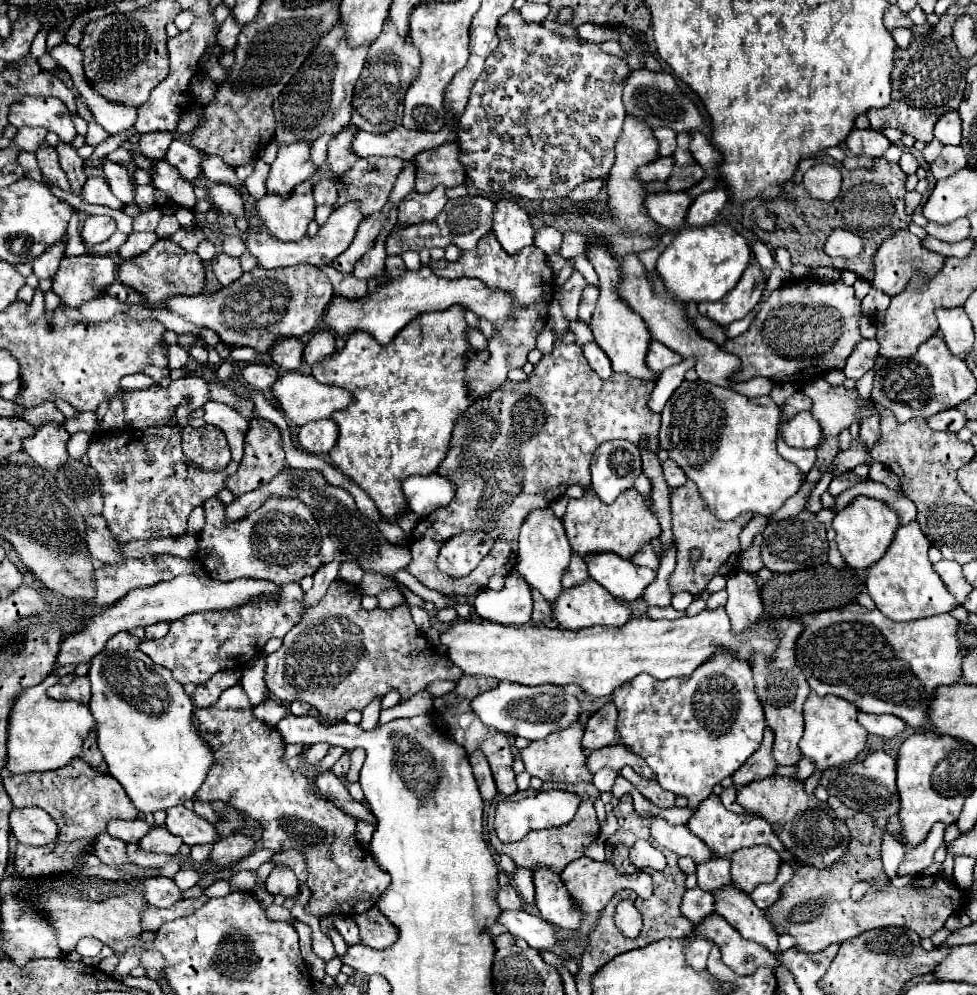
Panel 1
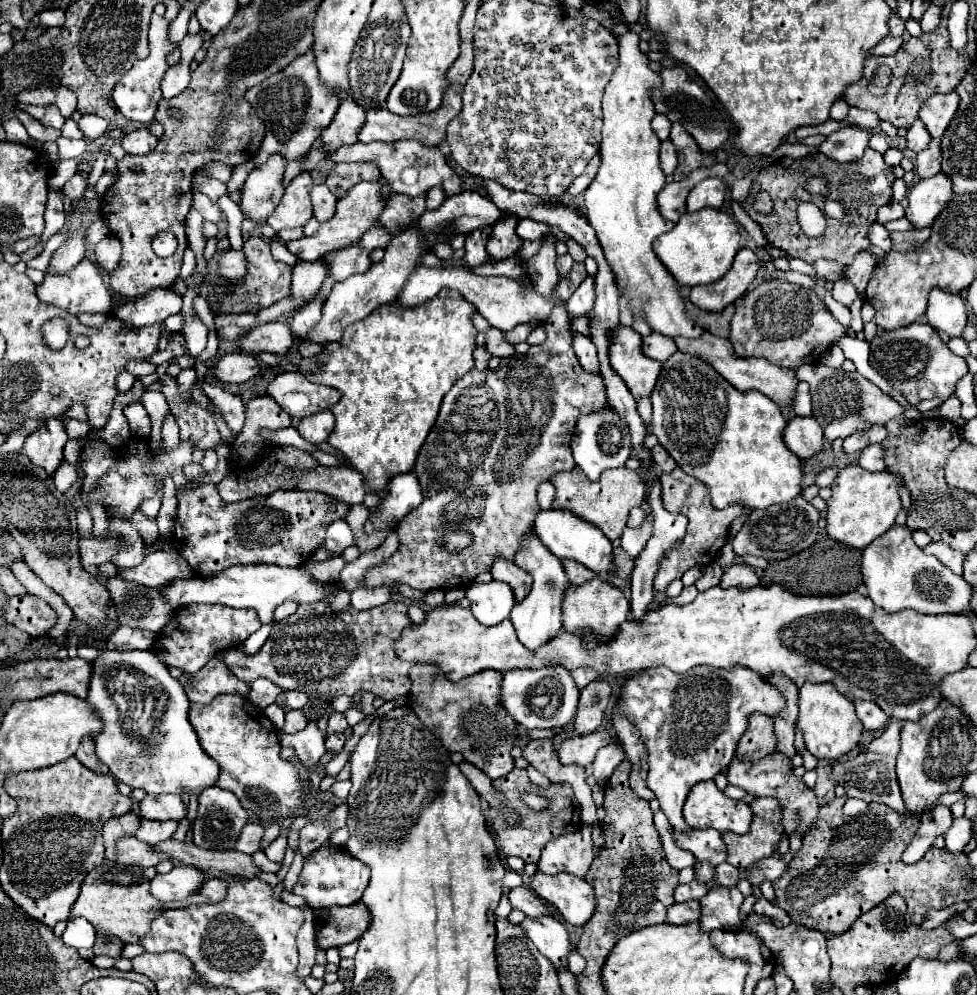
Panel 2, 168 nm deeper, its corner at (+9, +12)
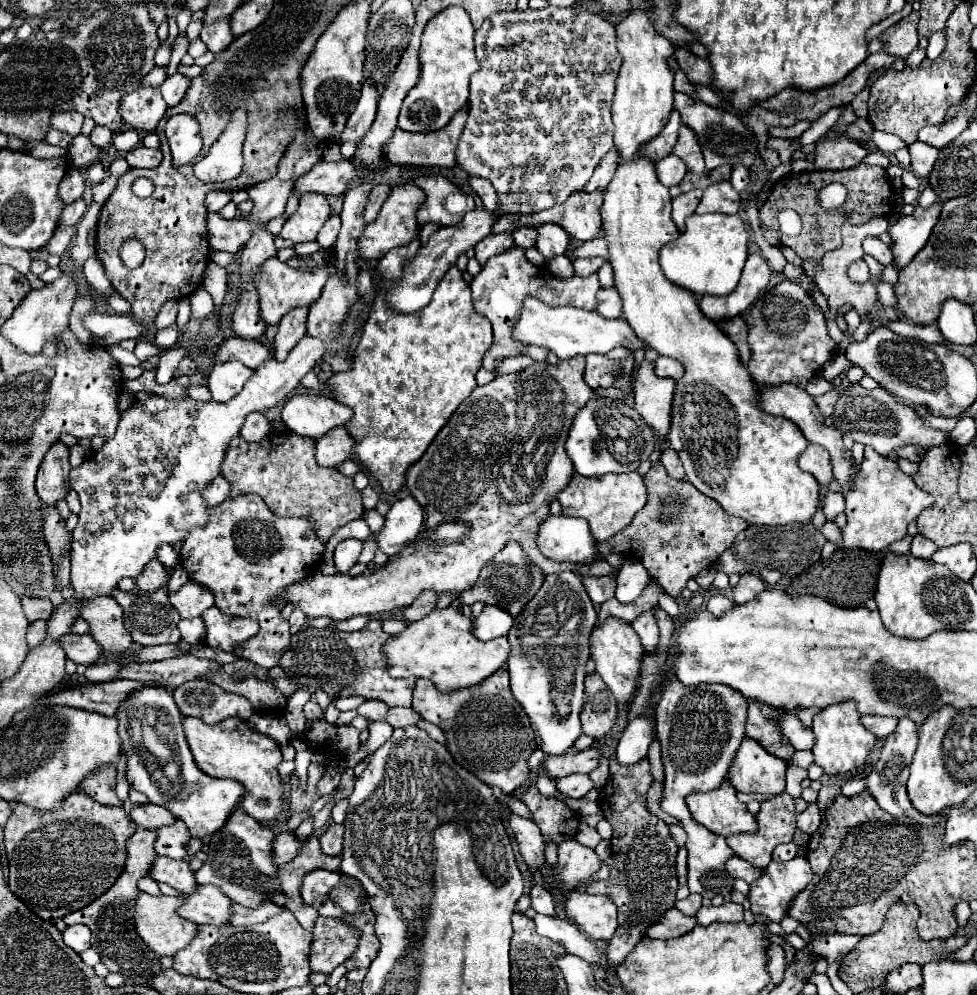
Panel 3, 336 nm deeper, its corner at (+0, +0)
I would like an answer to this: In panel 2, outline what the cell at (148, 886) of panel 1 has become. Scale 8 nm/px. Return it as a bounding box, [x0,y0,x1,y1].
[150,866,204,902]

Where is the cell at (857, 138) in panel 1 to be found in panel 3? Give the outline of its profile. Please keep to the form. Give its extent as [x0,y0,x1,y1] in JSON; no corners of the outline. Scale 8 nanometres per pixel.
[815,136,867,170]

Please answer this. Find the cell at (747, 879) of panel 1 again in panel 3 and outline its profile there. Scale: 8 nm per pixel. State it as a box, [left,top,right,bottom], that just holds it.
[727,794,795,870]

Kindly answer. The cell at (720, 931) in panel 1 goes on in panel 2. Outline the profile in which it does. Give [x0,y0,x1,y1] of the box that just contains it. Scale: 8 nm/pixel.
[666,900,700,926]

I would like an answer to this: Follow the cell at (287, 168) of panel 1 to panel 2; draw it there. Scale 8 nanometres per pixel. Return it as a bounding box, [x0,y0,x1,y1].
[240,156,286,220]

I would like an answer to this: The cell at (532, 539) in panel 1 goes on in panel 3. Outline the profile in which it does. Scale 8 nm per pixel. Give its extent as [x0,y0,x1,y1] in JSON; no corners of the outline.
[507,572,597,756]

